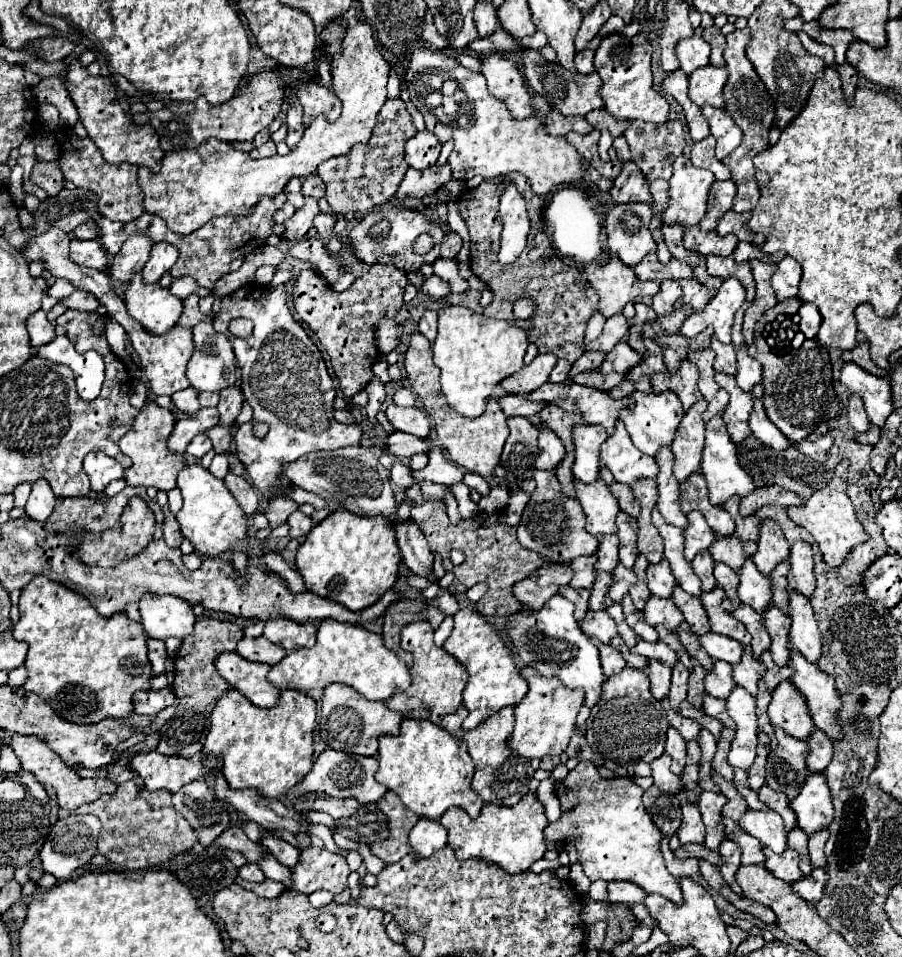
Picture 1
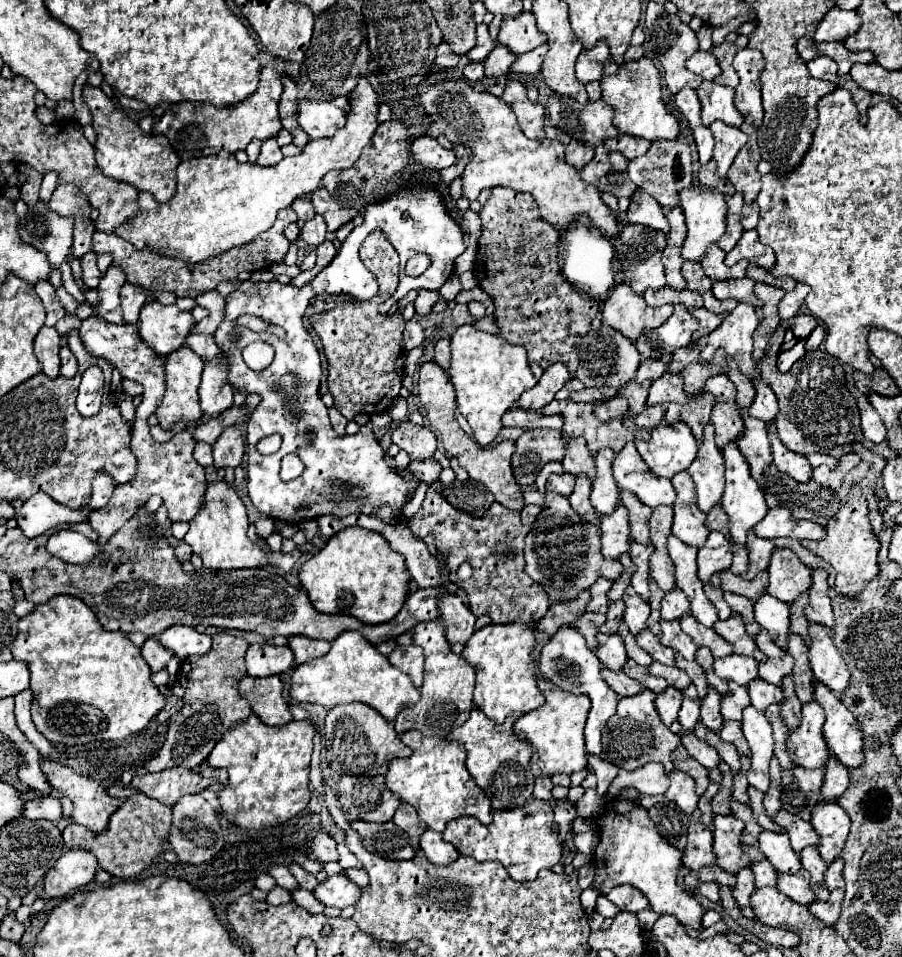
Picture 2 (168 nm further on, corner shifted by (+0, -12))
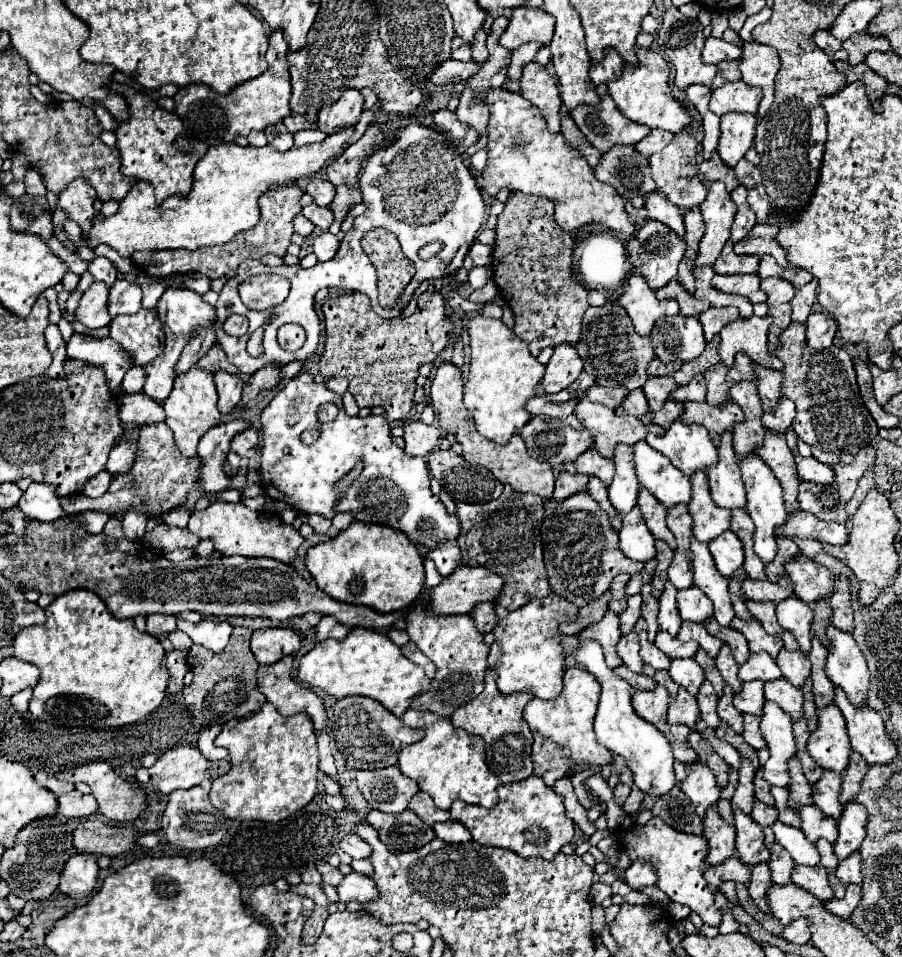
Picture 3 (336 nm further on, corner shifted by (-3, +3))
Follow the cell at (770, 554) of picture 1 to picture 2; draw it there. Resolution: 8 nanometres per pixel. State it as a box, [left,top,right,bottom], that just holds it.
[765,549,809,603]

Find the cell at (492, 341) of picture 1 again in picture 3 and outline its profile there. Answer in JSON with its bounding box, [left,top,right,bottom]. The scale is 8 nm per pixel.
[464,314,544,444]

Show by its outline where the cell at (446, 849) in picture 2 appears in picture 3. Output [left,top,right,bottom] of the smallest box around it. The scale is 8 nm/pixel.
[434,820,472,842]

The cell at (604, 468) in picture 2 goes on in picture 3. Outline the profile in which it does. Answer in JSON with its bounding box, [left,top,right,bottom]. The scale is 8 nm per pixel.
[608,444,640,514]

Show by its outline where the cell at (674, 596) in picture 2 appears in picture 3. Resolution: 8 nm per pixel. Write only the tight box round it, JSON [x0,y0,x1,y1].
[678,586,714,624]

